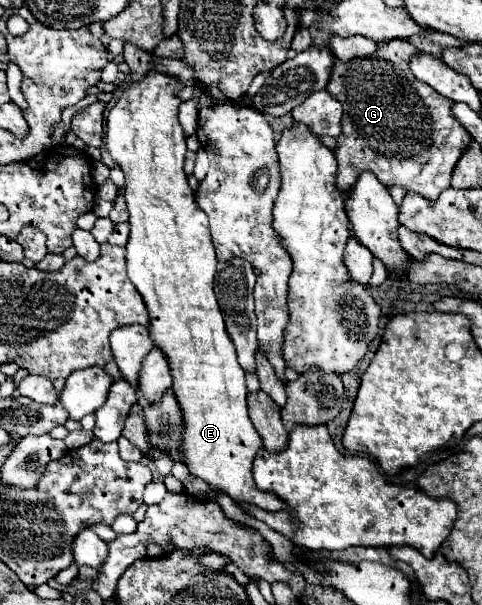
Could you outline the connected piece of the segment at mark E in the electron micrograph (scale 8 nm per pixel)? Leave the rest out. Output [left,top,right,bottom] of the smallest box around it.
[106,70,286,512]

